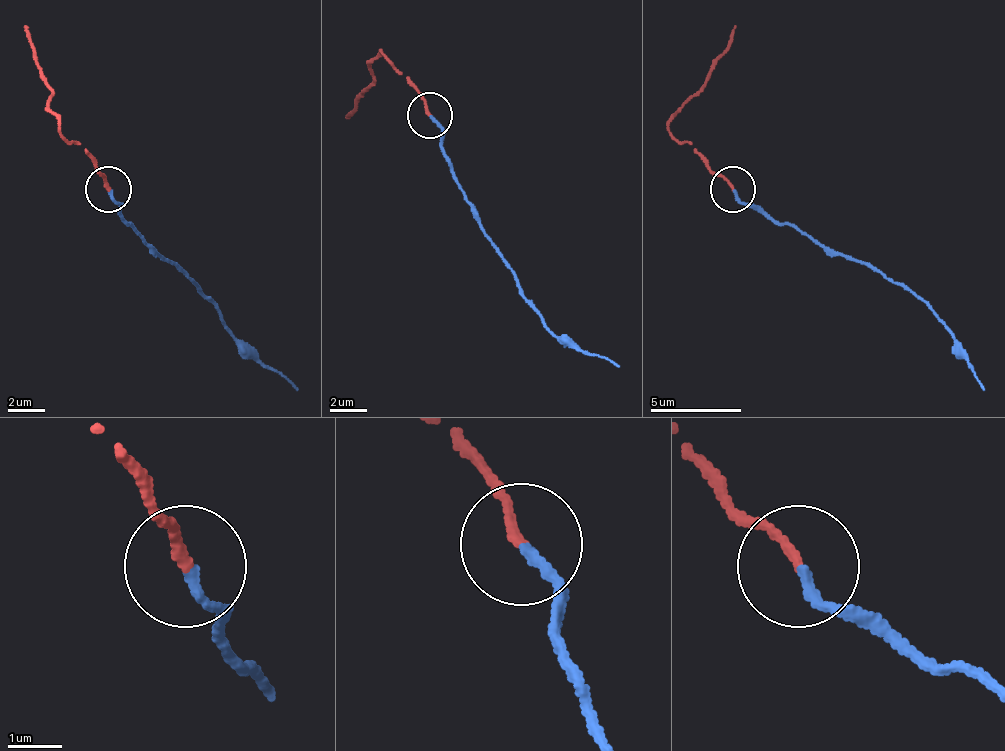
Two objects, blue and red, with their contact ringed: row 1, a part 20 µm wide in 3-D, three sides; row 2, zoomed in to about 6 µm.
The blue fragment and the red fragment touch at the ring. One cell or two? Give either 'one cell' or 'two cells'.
one cell

